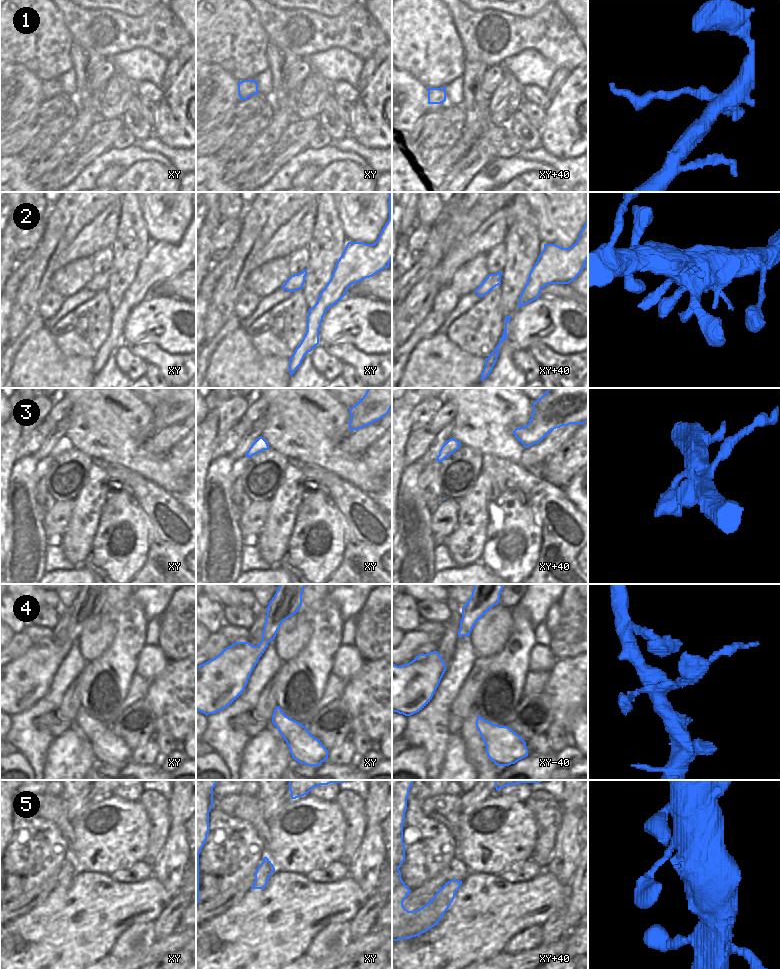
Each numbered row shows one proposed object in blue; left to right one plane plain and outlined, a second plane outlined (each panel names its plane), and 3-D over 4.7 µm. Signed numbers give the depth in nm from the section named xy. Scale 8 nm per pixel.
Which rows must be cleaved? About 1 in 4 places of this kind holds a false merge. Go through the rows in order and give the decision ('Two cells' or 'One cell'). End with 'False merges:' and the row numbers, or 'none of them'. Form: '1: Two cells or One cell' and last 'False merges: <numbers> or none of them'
1: Two cells
2: One cell
3: One cell
4: One cell
5: One cell
False merges: 1.

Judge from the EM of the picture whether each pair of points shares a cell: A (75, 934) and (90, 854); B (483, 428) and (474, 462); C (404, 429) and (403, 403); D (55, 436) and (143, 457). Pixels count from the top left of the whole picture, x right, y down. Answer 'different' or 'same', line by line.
A: different
B: different
C: same
D: different

